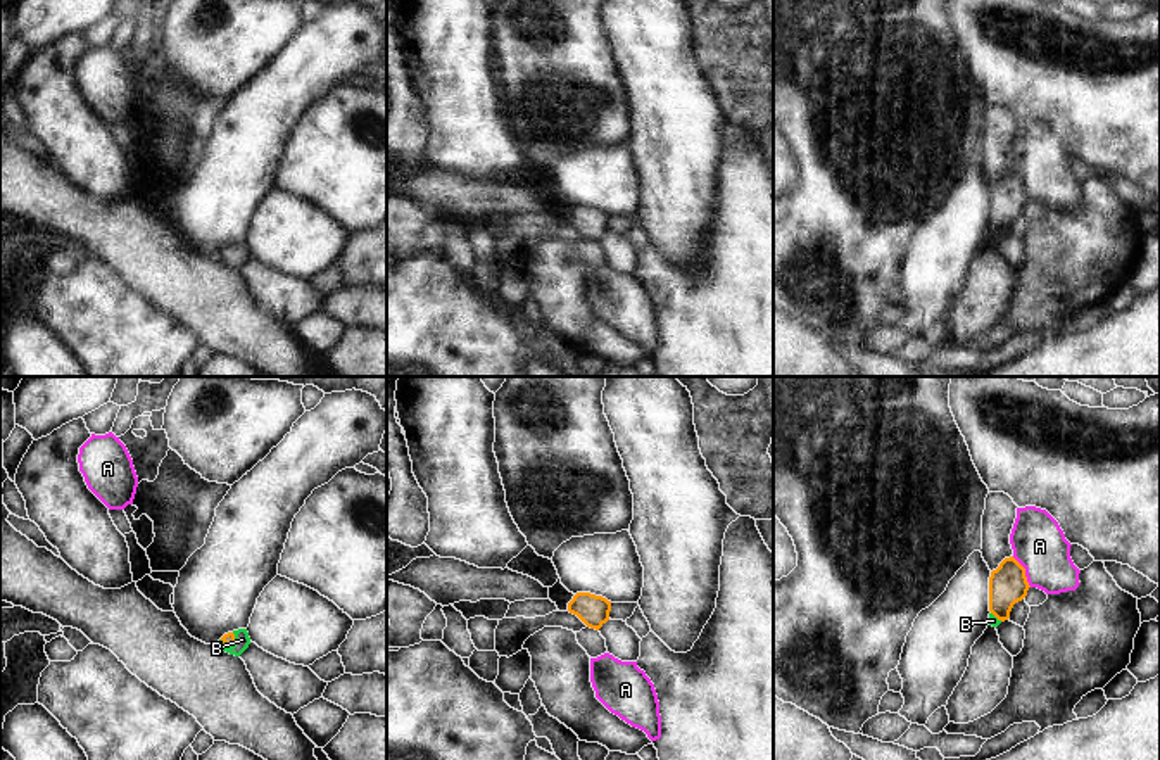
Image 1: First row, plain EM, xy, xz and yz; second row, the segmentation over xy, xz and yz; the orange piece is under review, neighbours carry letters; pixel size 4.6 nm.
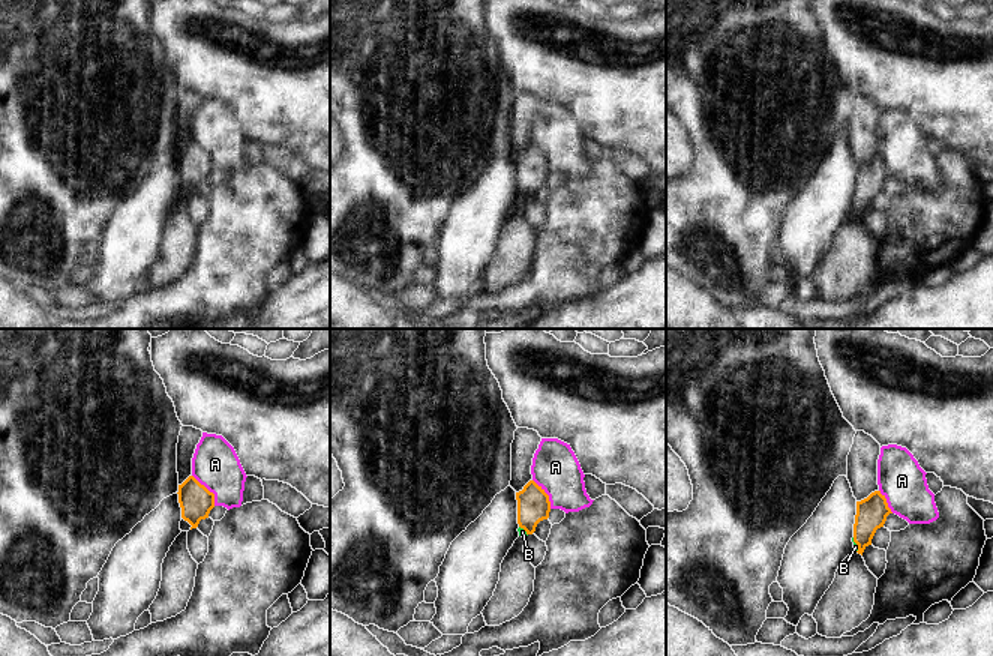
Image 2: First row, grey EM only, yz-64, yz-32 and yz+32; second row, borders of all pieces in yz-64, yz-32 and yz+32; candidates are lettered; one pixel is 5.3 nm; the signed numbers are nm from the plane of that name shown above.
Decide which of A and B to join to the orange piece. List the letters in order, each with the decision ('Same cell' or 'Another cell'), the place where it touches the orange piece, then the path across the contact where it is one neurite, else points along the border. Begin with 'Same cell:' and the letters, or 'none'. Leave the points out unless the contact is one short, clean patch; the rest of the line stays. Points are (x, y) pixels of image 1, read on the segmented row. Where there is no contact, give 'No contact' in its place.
Same cell: B
A: Another cell. Touches orange at yz (1024, 572). Boundary: yz (1012, 557), (1024, 569), (1026, 581), (1031, 586)
B: Same cell. Touches orange at xy (230, 645). Path across: xy (228, 639), (230, 645), (242, 639)

